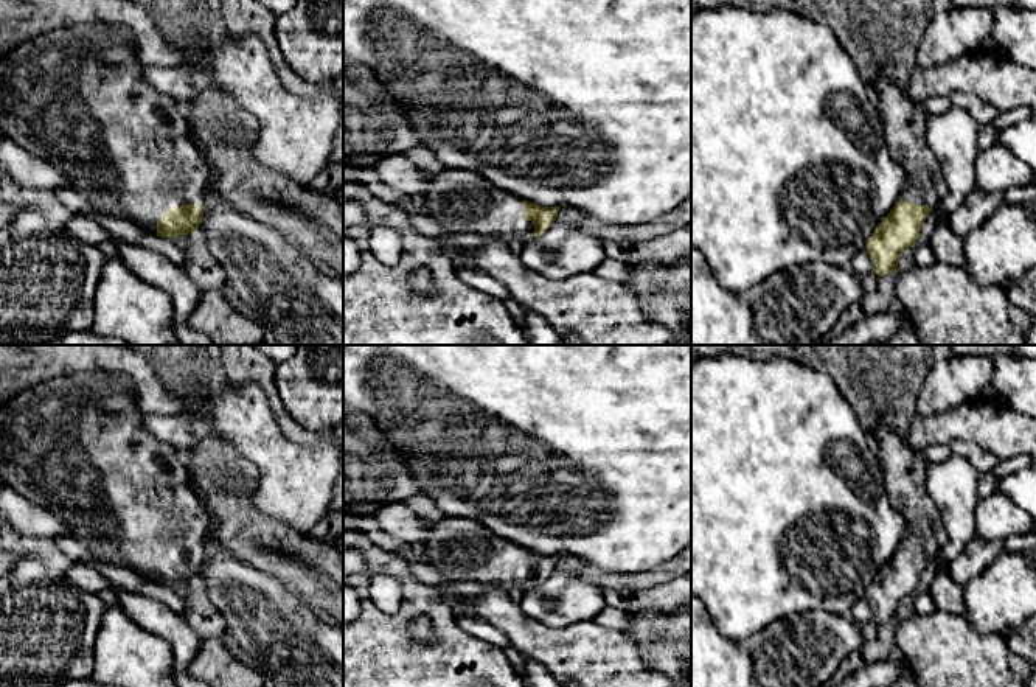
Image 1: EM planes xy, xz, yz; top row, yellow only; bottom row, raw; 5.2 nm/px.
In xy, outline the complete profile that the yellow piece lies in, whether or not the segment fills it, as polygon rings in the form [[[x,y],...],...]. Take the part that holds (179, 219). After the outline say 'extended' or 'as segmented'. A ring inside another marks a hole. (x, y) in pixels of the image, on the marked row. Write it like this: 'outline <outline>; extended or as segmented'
outline [[[76,25],[25,40],[0,56],[0,131],[16,145],[56,166],[99,213],[129,218],[174,239],[197,230],[203,218],[210,168],[196,148],[180,101],[141,79],[129,28]]]; extended

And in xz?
outline [[[472,171],[432,174],[426,191],[432,218],[447,233],[472,232],[503,242],[537,239],[555,221],[559,207],[541,207],[494,187]]]; extended

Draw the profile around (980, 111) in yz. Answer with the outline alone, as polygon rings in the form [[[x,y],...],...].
[[[955,92],[949,99],[952,106],[966,110],[979,124],[991,123],[1000,115],[1000,112],[986,101],[971,93]]]

